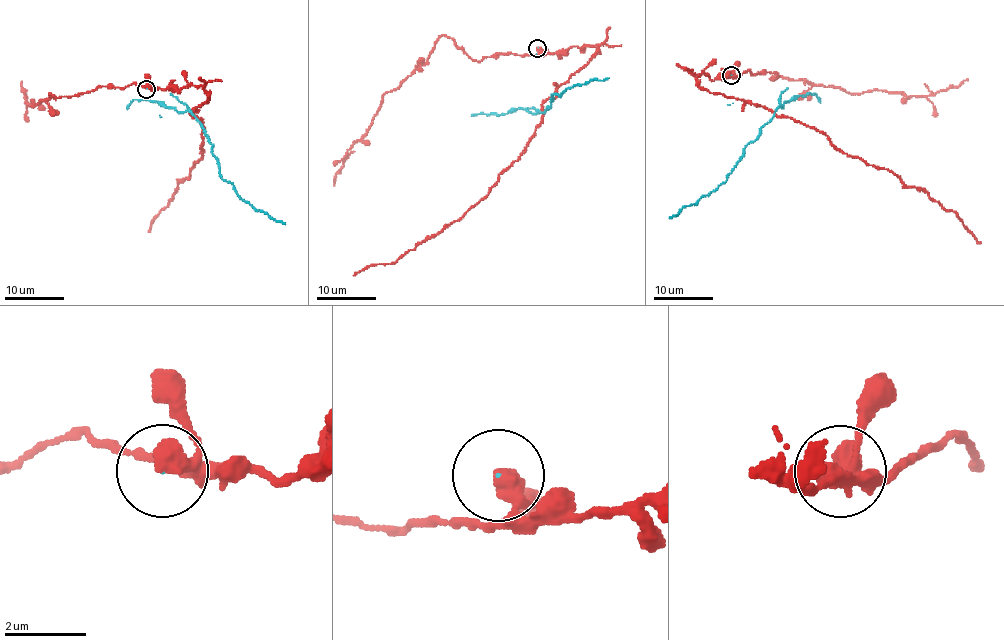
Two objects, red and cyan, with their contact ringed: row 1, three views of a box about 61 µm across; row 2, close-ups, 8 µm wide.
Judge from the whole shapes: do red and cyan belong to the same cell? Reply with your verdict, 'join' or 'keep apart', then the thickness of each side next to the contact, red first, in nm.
keep apart; 360 nm thick on the red side, 20 nm on the other

